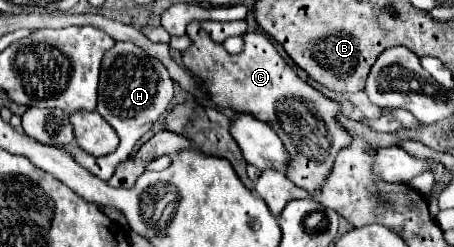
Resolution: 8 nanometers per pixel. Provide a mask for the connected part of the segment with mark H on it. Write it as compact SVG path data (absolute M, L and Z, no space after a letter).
M115 42L115 46L103 54L97 112L101 116L105 116L105 120L115 128L117 136L121 138L119 148L113 154L107 154L107 156L101 156L101 158L79 154L77 146L73 146L73 144L71 146L61 146L61 148L69 150L79 160L79 164L89 168L95 176L99 176L101 180L109 180L115 172L115 166L129 158L137 140L165 112L171 98L173 98L173 80L171 80L167 68L157 58L151 58L149 54L145 54L133 42Z

